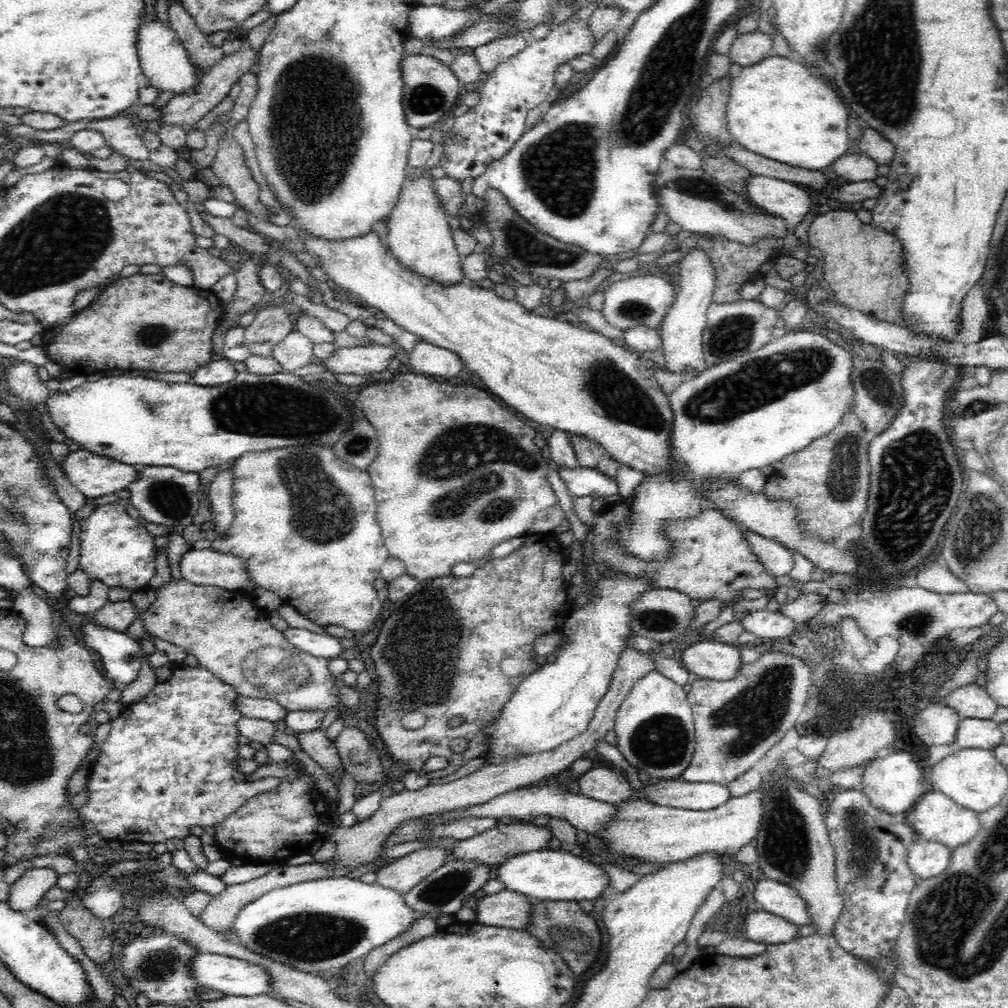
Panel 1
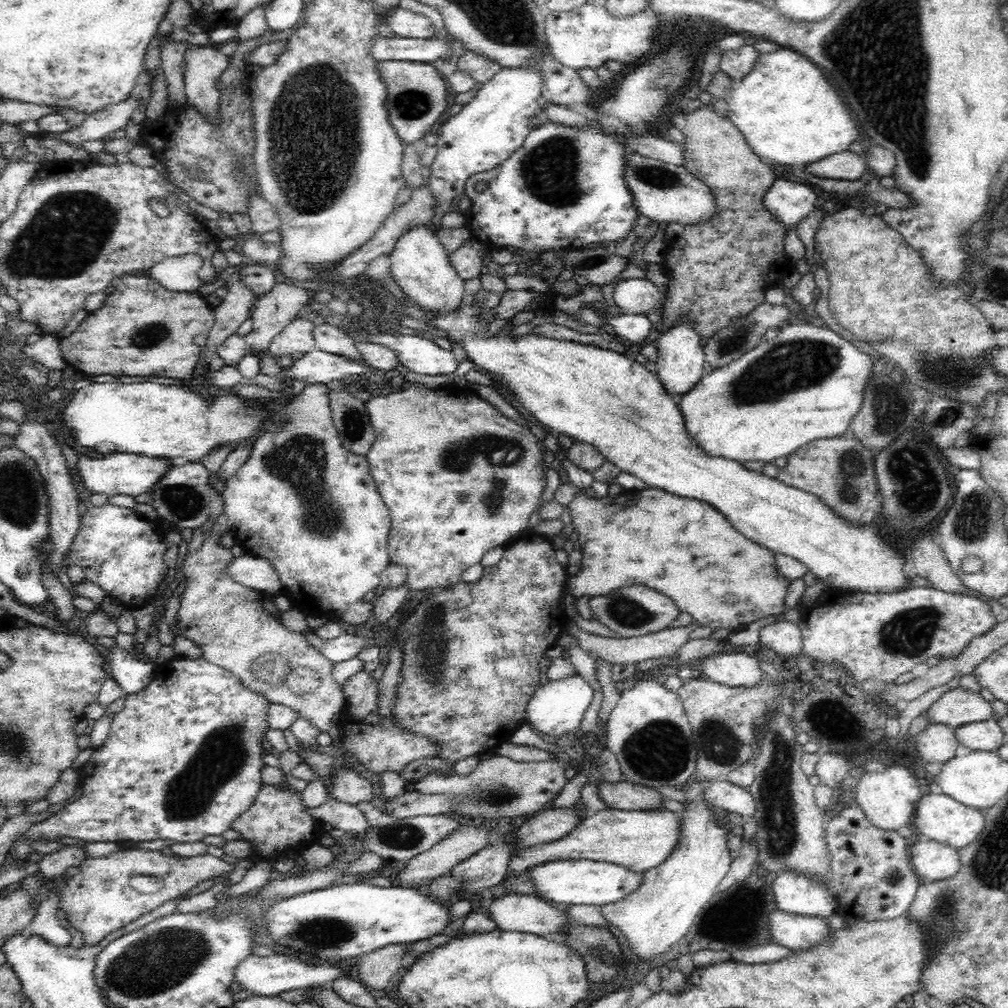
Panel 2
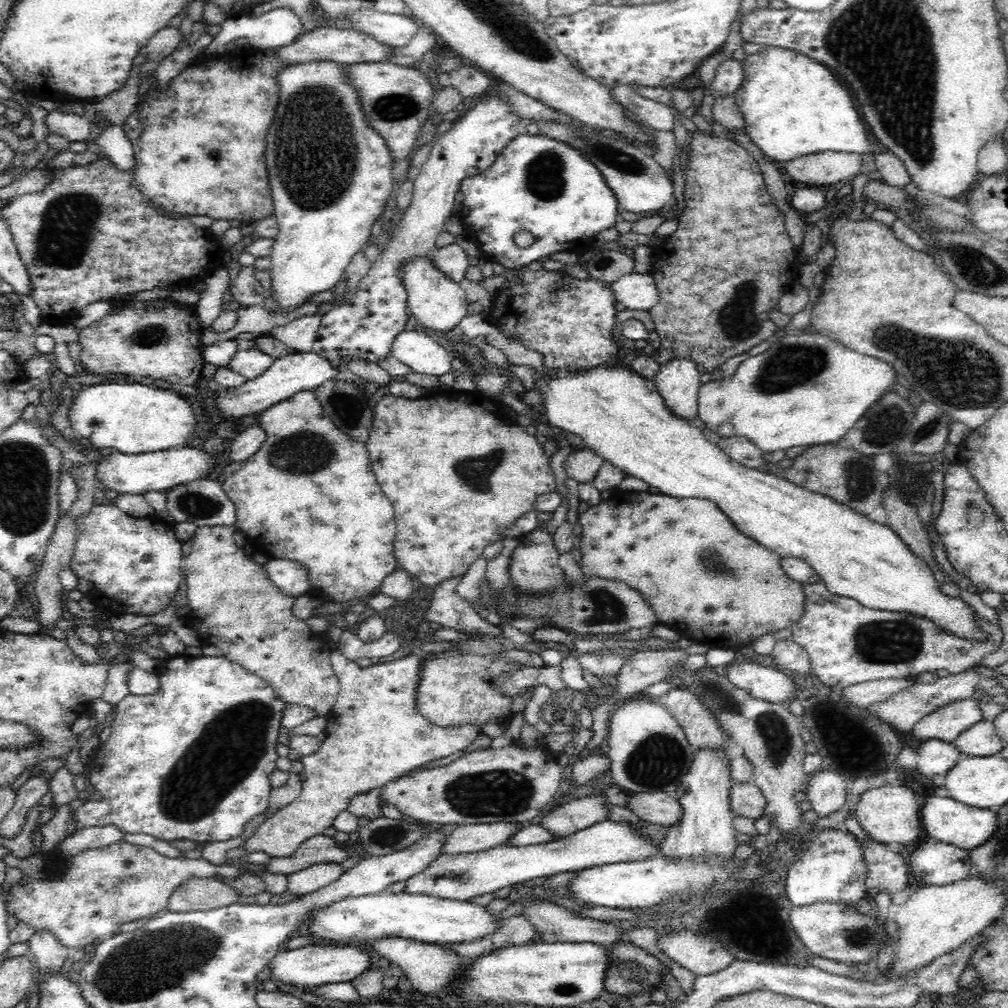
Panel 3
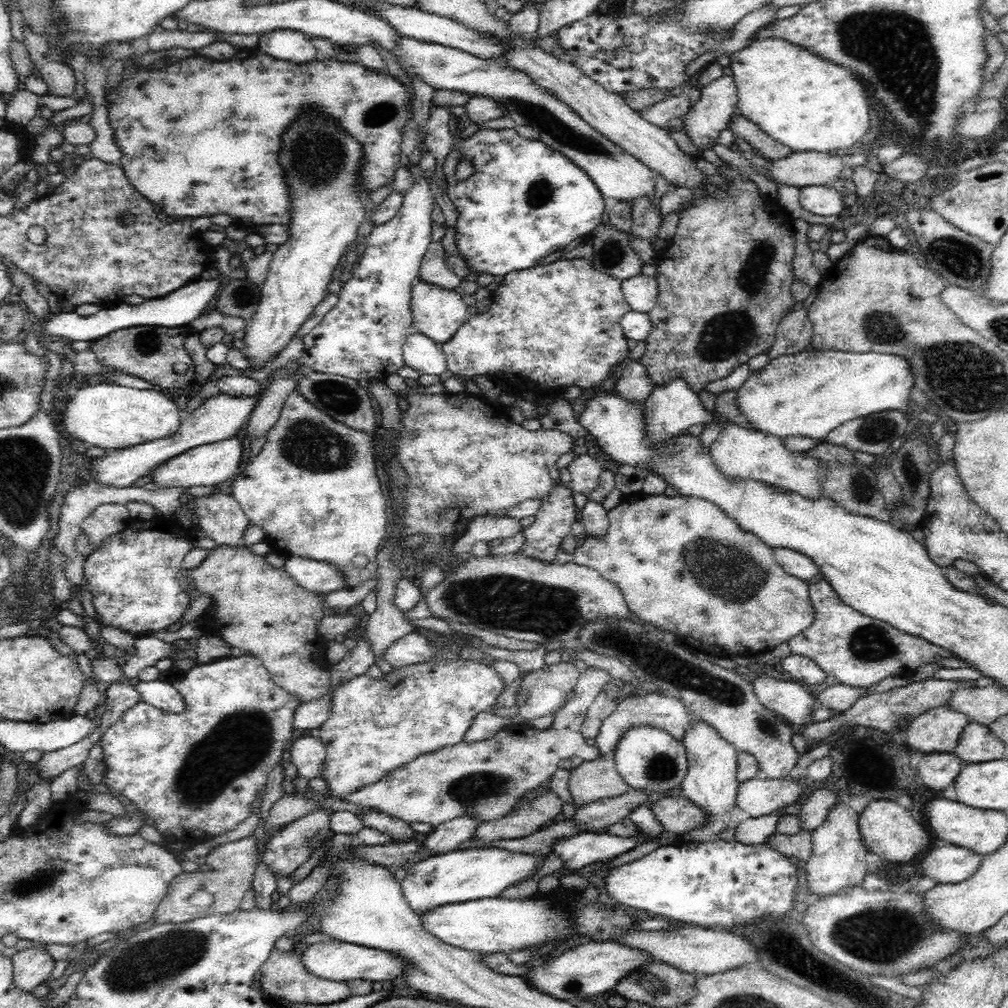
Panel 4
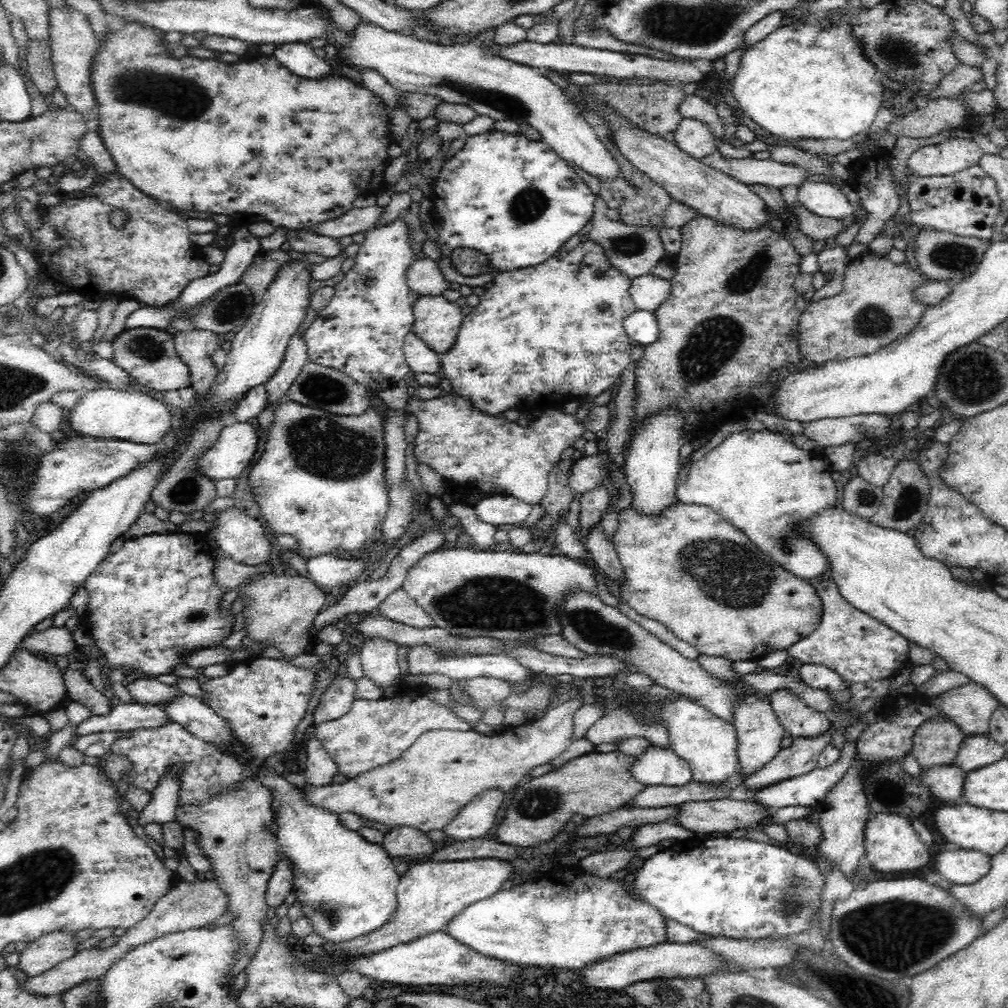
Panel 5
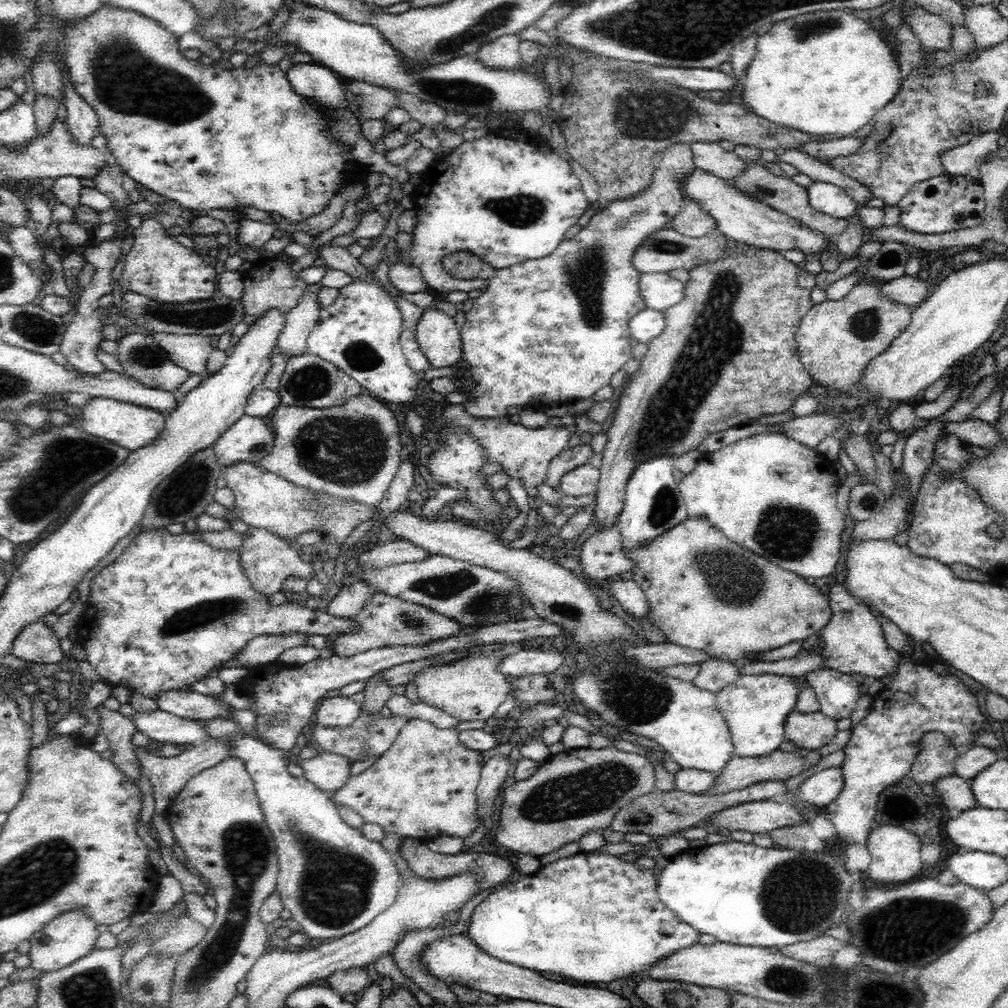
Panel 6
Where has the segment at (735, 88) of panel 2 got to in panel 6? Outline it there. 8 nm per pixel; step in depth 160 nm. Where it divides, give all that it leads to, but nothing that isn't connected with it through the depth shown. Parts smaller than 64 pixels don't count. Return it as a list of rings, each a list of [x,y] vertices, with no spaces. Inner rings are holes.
[[[827,10],[801,14],[797,17],[778,21],[778,24],[774,25],[770,32],[762,35],[758,40],[754,58],[750,61],[741,78],[740,96],[742,105],[752,109],[758,117],[764,118],[775,125],[800,130],[810,135],[826,136],[826,134],[834,134],[834,136],[845,137],[860,130],[897,95],[896,90],[898,90],[898,80],[900,80],[899,63],[891,41],[882,39],[874,28],[868,28],[866,20],[860,20],[860,18],[842,10]]]

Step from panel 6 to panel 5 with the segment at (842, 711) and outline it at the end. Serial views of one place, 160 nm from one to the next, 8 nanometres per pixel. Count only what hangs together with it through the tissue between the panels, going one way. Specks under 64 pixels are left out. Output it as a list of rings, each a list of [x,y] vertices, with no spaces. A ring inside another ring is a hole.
[[[802,663],[798,668],[799,677],[810,687],[827,690],[842,704],[851,694],[846,690],[844,680],[838,673],[824,665]]]

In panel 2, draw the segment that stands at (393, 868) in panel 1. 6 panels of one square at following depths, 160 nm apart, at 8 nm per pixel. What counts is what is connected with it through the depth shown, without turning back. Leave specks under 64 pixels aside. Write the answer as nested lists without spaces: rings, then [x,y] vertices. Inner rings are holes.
[[[460,827],[456,829],[433,848],[408,861],[395,876],[400,884],[398,886],[402,884],[420,886],[425,878],[432,880],[436,876],[442,876],[446,870],[454,868],[476,852],[483,850],[488,845],[490,835],[490,830],[486,828]]]

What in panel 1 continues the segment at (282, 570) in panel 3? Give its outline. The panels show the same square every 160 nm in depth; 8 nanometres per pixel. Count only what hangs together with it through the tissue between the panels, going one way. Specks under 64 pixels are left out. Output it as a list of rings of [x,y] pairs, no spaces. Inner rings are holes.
[[[212,549],[185,552],[179,562],[182,579],[200,586],[215,586],[229,591],[250,590],[254,583],[248,579],[242,559]]]

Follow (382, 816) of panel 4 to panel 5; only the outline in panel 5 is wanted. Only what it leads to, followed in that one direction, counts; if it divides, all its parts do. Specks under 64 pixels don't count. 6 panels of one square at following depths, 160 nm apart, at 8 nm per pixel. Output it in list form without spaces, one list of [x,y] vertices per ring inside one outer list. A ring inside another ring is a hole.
[[[392,826],[383,834],[380,844],[383,850],[398,860],[427,861],[427,855],[435,852],[432,840],[425,832],[413,826]]]

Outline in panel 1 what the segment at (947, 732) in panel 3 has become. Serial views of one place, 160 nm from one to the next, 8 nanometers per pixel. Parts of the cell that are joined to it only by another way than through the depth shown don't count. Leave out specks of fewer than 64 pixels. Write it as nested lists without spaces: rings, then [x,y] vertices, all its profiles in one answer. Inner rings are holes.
[[[975,682],[953,690],[945,703],[953,708],[961,719],[992,719],[998,707],[985,687],[981,687]]]

